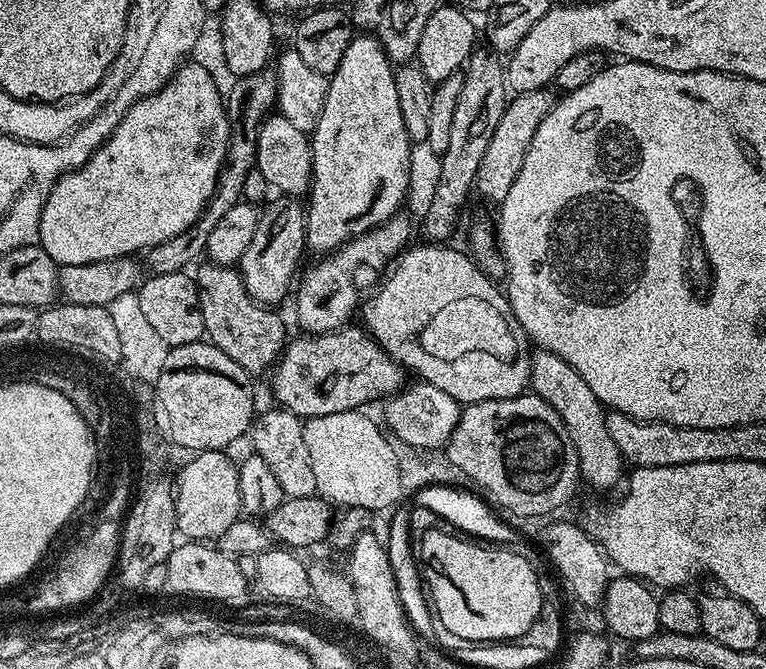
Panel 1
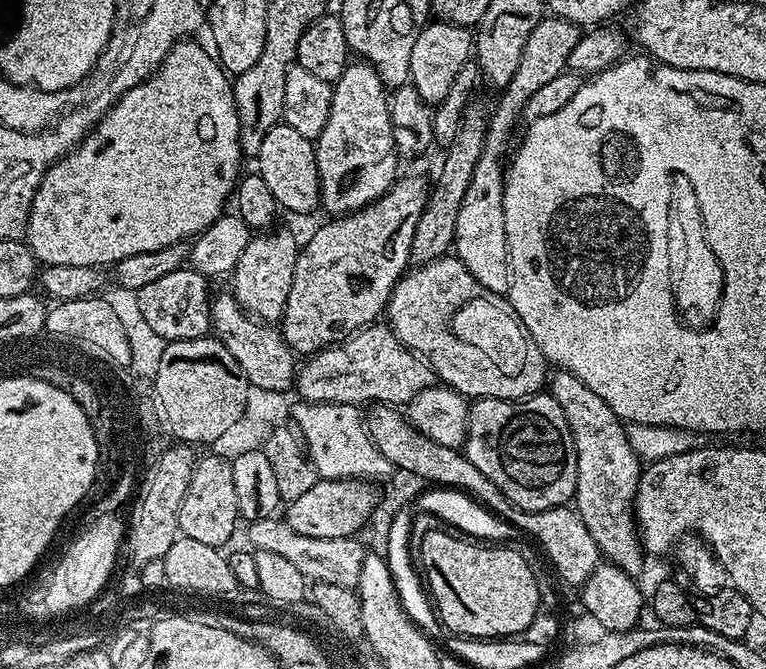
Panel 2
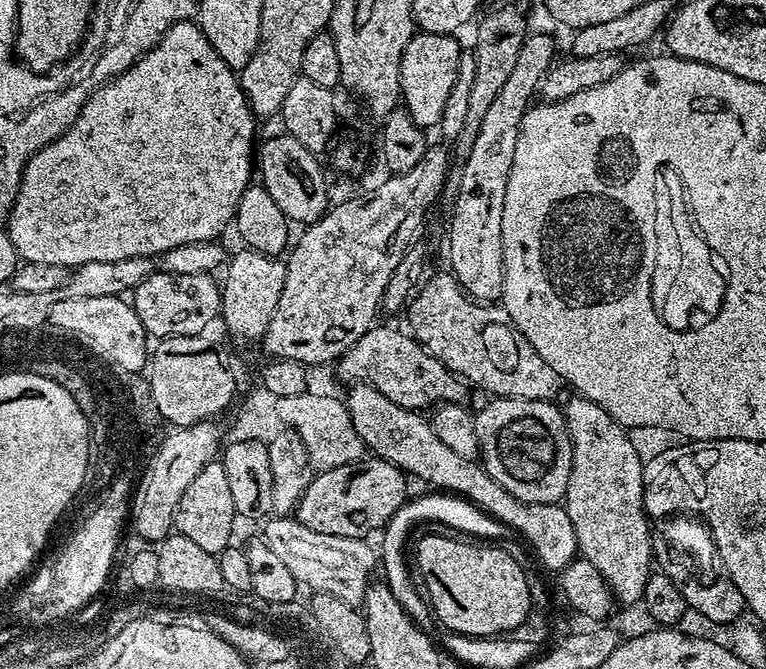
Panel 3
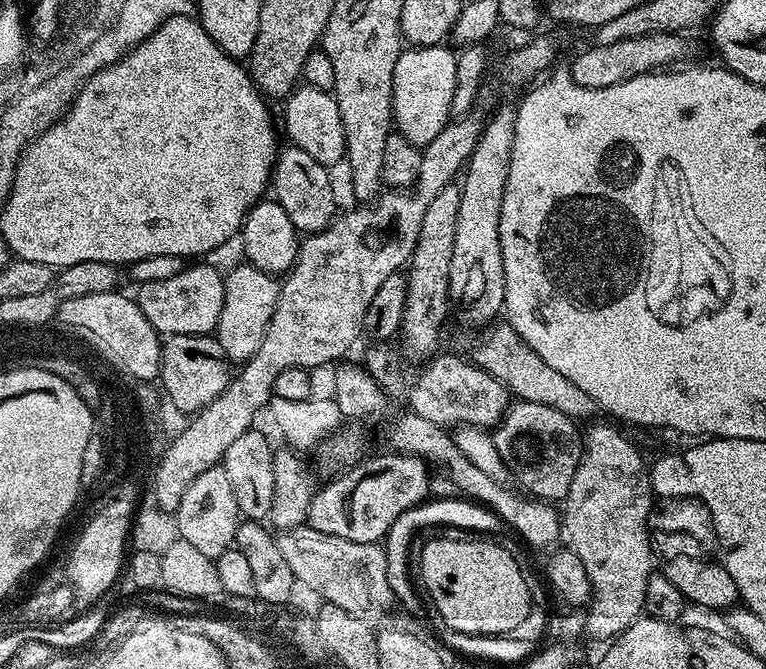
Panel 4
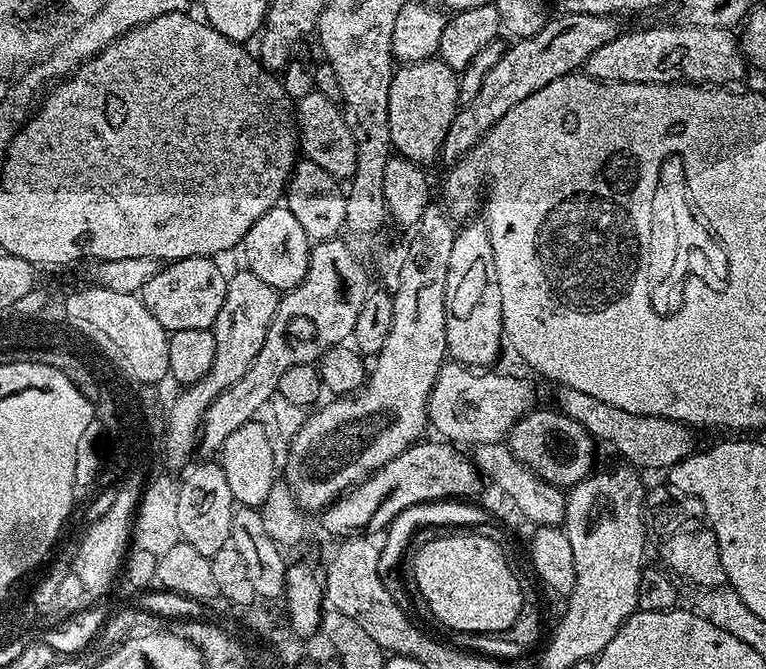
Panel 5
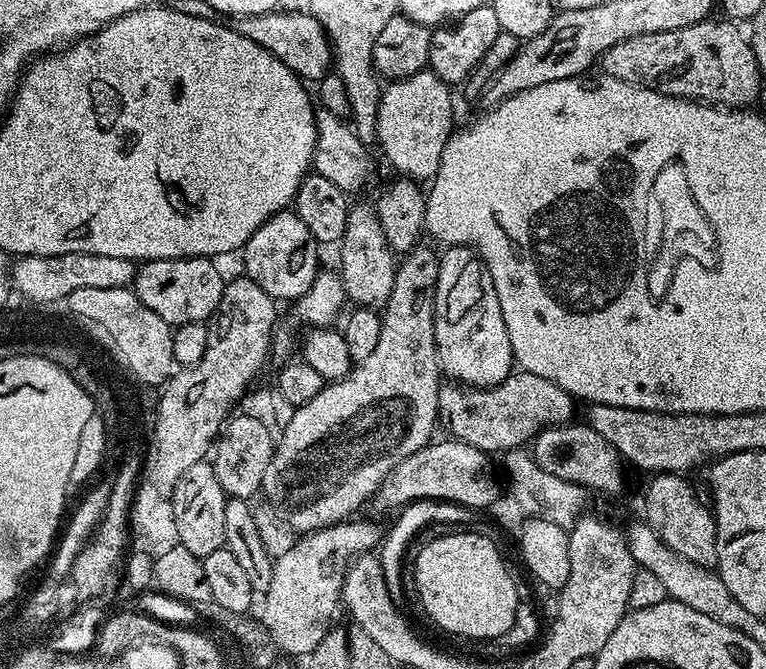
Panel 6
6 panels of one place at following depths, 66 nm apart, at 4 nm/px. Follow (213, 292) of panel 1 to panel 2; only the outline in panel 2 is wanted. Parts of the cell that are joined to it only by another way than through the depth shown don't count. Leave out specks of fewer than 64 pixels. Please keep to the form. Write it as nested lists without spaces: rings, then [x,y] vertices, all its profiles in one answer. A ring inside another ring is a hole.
[[[224,290],[221,296],[213,295],[210,303],[212,306],[211,331],[216,339],[222,342],[222,346],[230,350],[230,358],[238,362],[249,385],[287,393],[295,385],[298,360],[284,341],[283,331],[271,323],[261,322],[247,315],[231,291]]]

